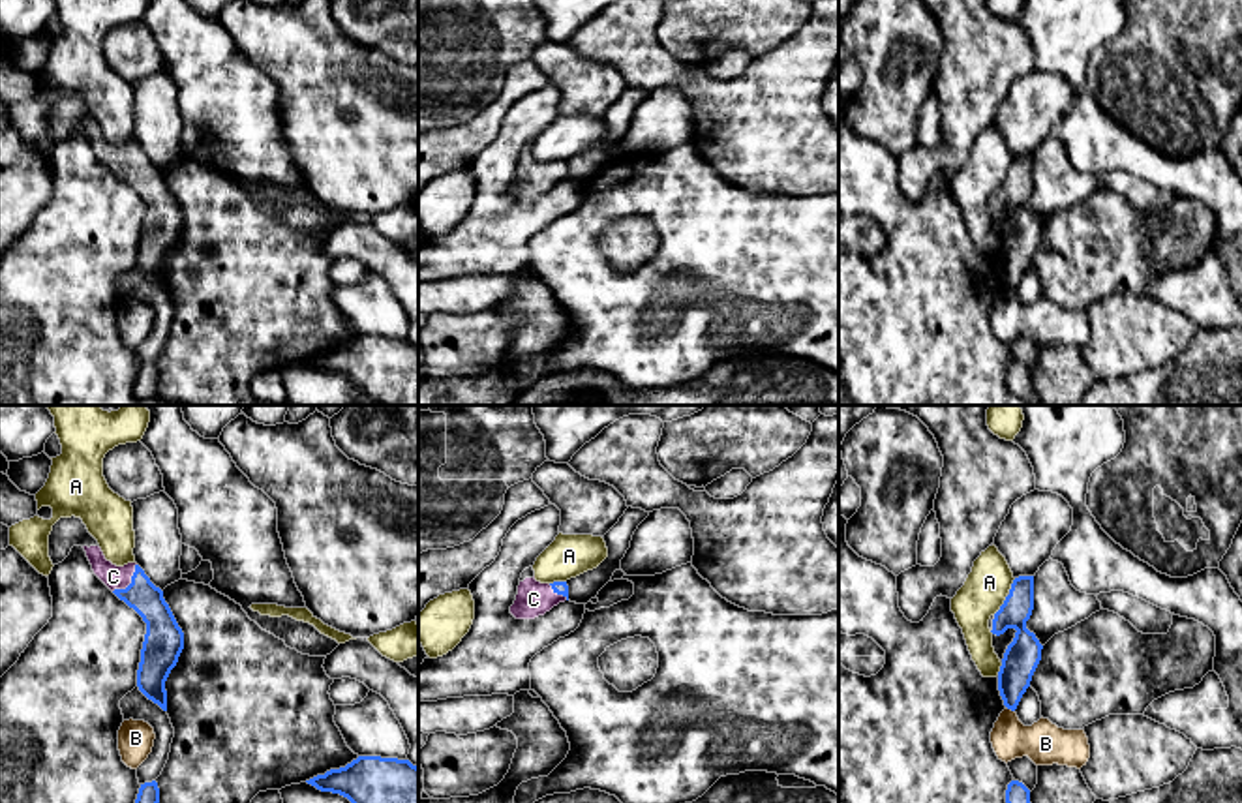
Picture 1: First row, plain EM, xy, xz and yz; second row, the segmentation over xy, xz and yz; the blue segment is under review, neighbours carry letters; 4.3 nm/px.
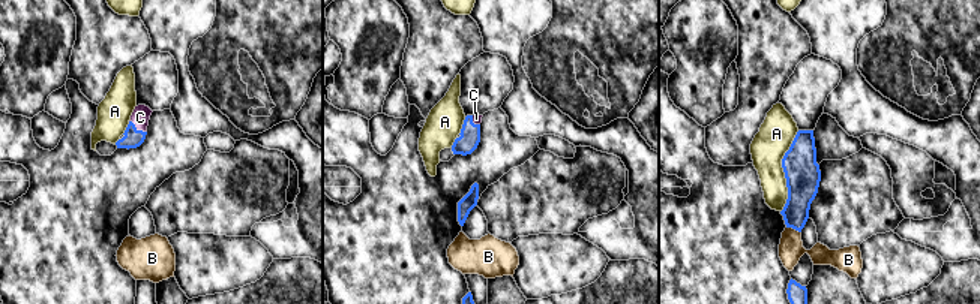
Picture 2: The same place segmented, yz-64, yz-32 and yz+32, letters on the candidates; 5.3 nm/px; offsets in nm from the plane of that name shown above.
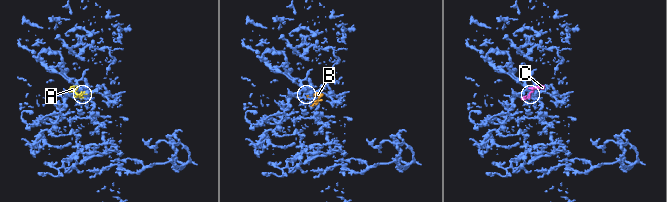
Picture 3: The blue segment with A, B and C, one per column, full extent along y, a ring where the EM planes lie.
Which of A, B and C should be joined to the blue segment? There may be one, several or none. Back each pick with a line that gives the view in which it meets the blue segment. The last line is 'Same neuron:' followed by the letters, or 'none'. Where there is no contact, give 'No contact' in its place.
C: Touches blue in xy
Same neuron: C

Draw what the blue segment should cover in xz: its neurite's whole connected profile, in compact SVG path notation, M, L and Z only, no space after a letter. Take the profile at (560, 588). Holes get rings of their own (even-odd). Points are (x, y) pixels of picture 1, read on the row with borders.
M533 576L520 582L510 614L516 619L535 619L565 600L568 600L567 582L540 583Z

